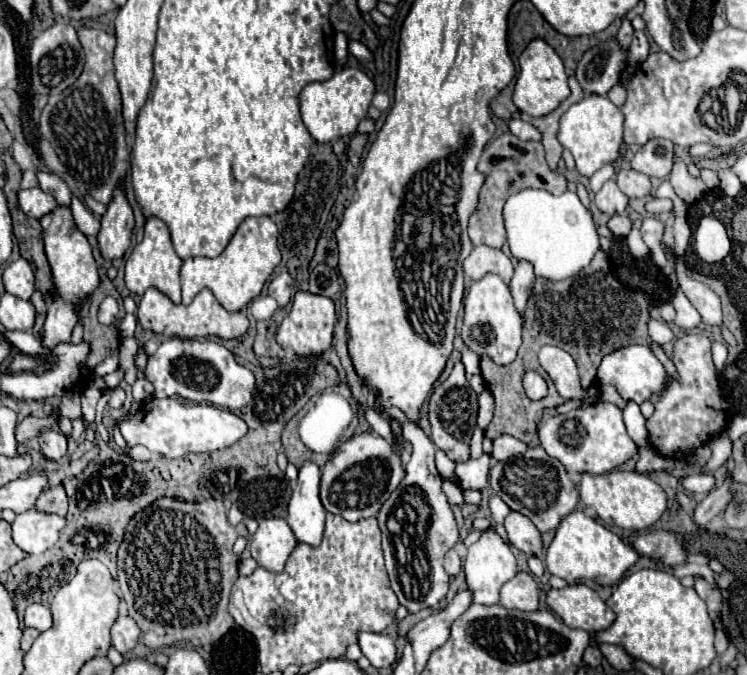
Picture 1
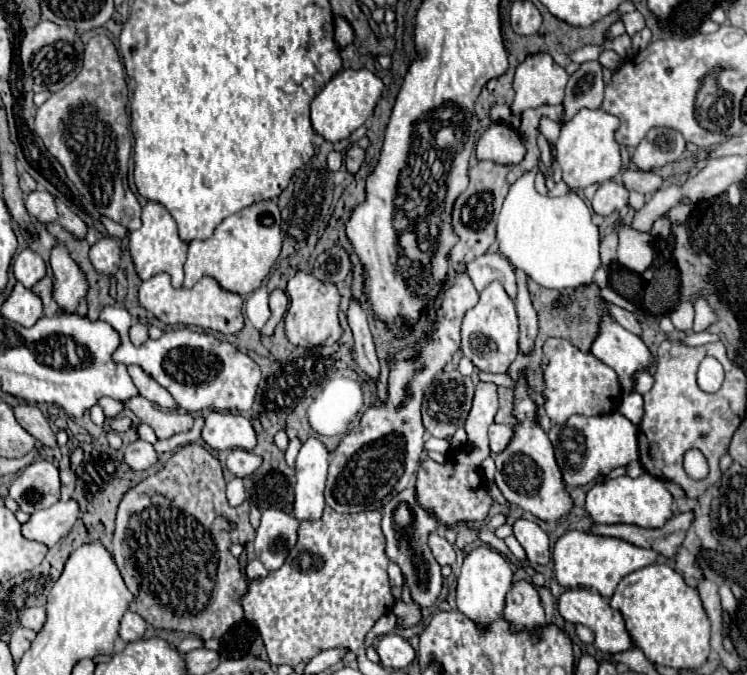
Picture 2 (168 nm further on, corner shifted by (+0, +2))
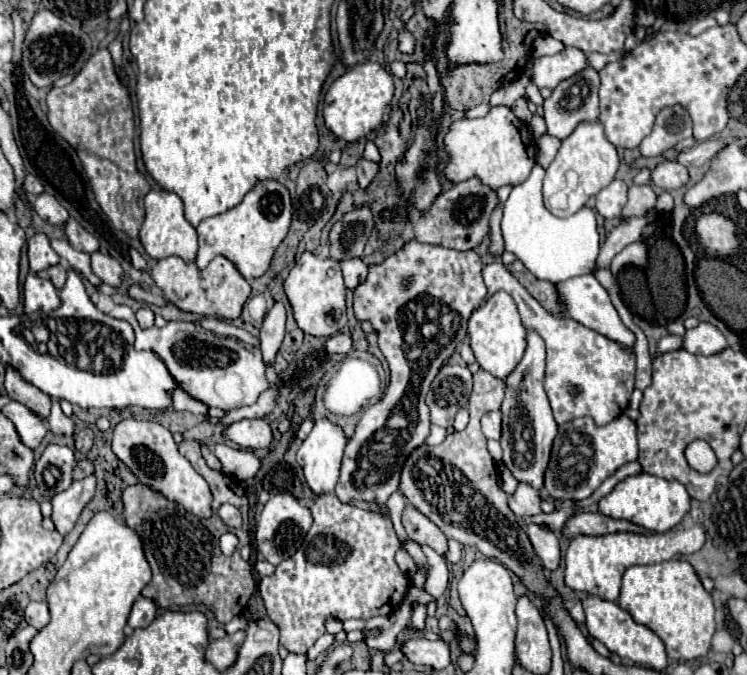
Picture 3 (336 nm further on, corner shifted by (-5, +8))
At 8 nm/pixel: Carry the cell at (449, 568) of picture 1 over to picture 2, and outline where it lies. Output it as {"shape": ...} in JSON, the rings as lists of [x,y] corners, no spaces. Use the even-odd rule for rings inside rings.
{"shape":[[[431,534],[431,538],[427,538],[427,542],[431,546],[431,552],[433,552],[435,560],[441,566],[451,566],[455,562],[455,550],[443,534]]]}

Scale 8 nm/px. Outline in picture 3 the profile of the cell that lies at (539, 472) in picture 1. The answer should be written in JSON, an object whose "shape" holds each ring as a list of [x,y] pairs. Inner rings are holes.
{"shape":[[[528,330],[528,346],[520,364],[506,376],[506,398],[502,402],[504,428],[502,428],[502,462],[512,472],[518,482],[530,484],[534,490],[544,488],[544,474],[550,460],[550,450],[558,424],[552,416],[546,392],[544,392],[544,366],[546,366],[546,348],[544,340],[536,330]]]}

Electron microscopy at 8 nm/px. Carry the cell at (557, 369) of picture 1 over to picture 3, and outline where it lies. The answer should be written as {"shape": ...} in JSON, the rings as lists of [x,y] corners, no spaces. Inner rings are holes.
{"shape":[[[500,260],[484,264],[482,276],[488,294],[506,290],[514,298],[524,326],[534,328],[546,342],[548,356],[544,388],[554,412],[554,420],[558,424],[564,424],[580,416],[592,416],[596,424],[604,426],[626,410],[630,394],[634,390],[636,372],[636,360],[632,352],[622,350],[620,344],[584,328],[580,322],[572,318],[556,318],[550,312],[546,312]]]}

